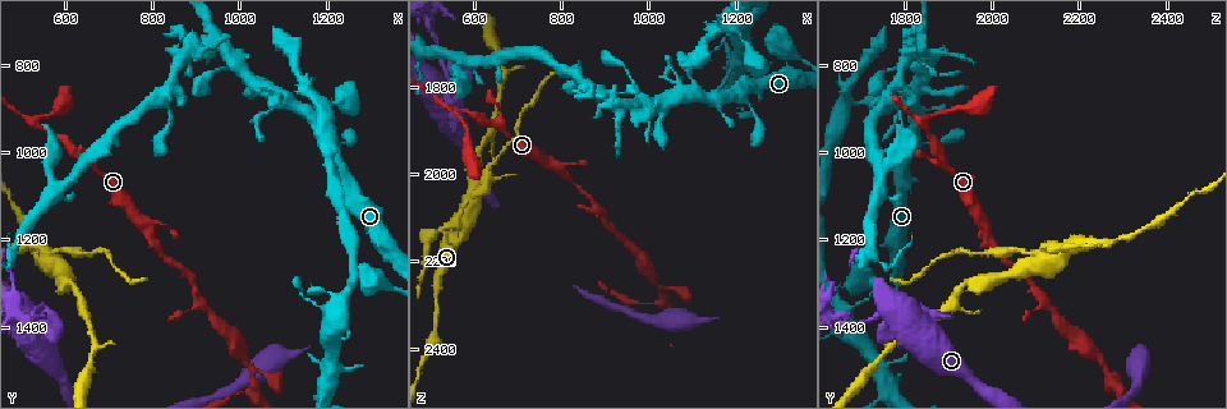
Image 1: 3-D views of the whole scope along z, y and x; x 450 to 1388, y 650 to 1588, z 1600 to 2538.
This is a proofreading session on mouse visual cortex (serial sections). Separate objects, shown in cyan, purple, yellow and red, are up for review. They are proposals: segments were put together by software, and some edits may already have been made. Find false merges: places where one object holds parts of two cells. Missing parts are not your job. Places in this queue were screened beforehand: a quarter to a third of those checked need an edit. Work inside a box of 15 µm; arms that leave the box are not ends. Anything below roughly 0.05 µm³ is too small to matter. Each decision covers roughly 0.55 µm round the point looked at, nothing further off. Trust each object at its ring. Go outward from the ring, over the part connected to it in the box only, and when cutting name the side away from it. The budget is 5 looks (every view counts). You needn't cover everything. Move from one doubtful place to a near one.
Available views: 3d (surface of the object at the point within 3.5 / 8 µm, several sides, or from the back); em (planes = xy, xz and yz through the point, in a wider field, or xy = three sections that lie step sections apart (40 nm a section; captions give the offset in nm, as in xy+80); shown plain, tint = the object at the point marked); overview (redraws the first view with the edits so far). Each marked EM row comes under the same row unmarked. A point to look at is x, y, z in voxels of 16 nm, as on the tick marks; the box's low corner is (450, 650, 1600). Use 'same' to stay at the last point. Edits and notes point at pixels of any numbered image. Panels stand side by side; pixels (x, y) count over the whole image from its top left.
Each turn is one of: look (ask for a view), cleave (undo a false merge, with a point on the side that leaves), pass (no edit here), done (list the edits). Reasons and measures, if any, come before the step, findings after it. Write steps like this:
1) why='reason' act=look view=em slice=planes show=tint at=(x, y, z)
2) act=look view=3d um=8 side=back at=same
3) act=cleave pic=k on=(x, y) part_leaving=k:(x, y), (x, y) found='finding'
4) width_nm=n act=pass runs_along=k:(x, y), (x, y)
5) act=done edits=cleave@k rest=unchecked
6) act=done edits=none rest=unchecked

why='thin neck' act=look view=3d um=8 at=(555, 1240, 2120)

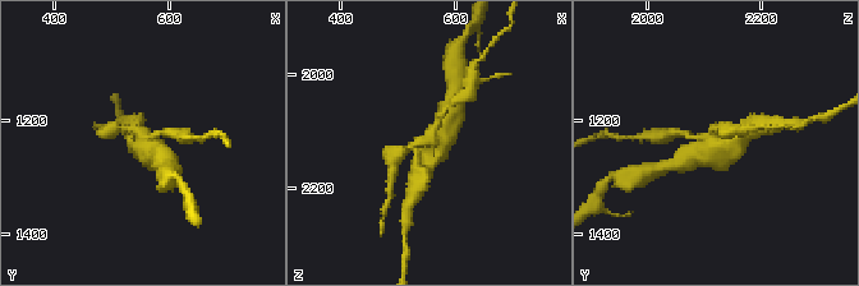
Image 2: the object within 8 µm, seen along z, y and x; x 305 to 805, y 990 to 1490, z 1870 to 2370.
act=look view=em slice=xy step=5 show=tint at=(565, 1240, 2120)

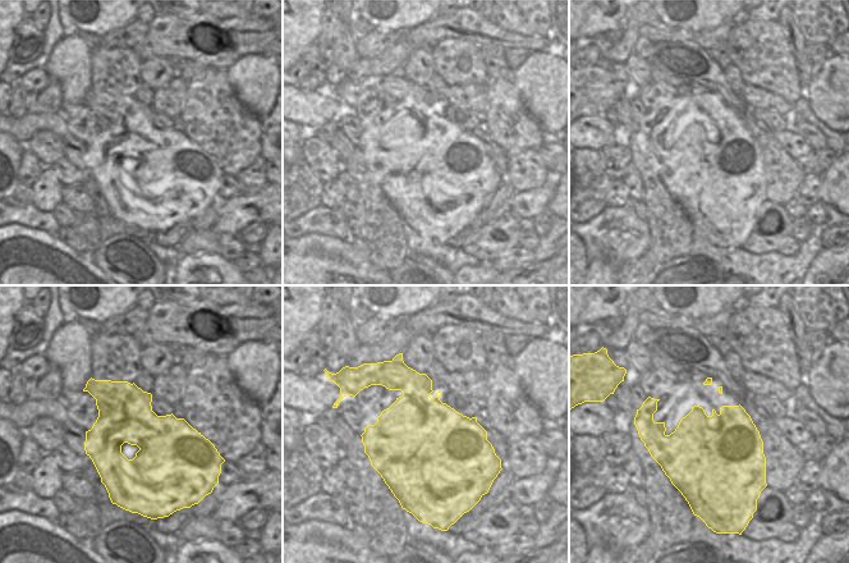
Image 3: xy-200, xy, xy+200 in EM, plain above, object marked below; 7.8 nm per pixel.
act=cleave pic=2 on=(400, 152) found='a second cell is stuck on'

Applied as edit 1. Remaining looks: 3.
why='abrupt turn' act=look view=3d um=3.5 at=(540, 930, 1850)

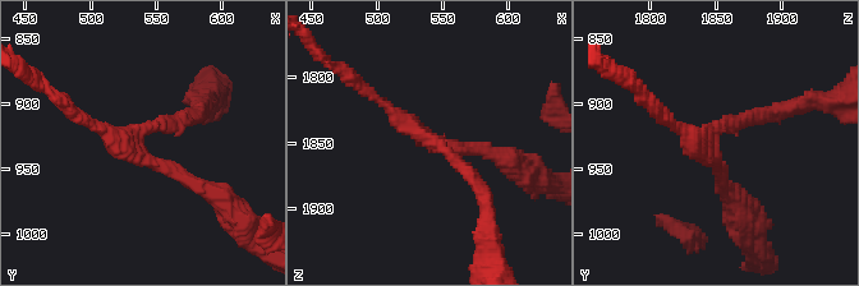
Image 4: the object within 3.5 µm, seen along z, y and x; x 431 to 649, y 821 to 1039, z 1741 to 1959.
arms=3 arm_widths_nm=150,150,200 act=look view=em slice=xy step=3 show=tint at=(534, 936, 1844)

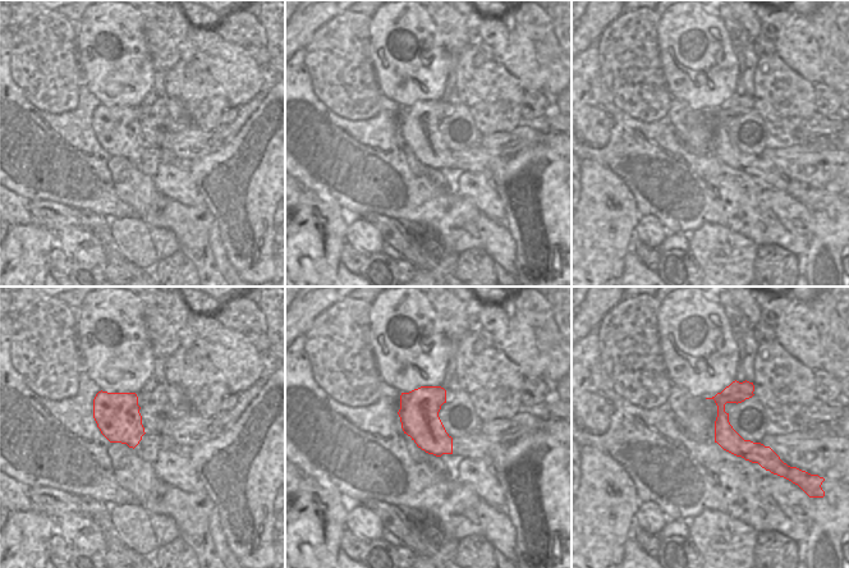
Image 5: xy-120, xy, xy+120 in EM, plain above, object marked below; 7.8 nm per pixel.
act=look view=em slice=xy step=5 show=tint at=same

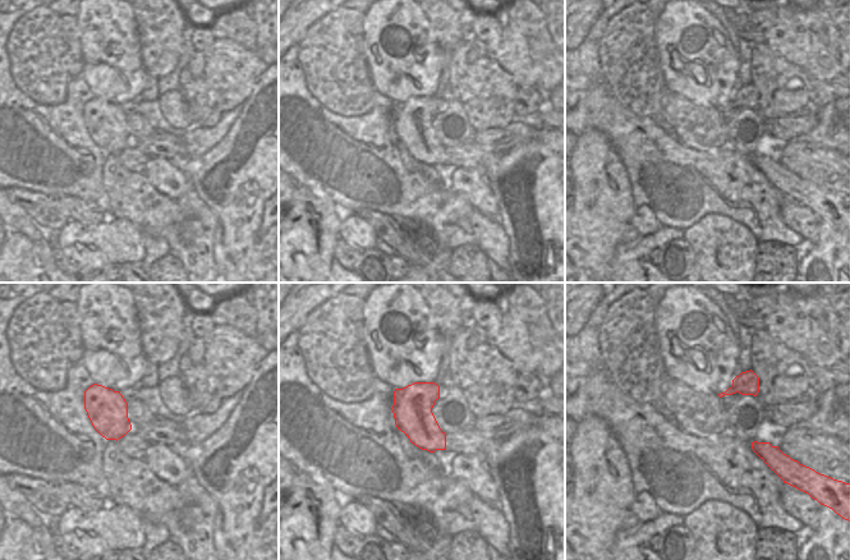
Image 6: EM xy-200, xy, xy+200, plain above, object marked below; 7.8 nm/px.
act=pass runs_along=4:(726, 187), (711, 132), (757, 116) found='continuous, no second cell'

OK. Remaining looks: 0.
act=done edits=cleave@2 rest=unchecked

